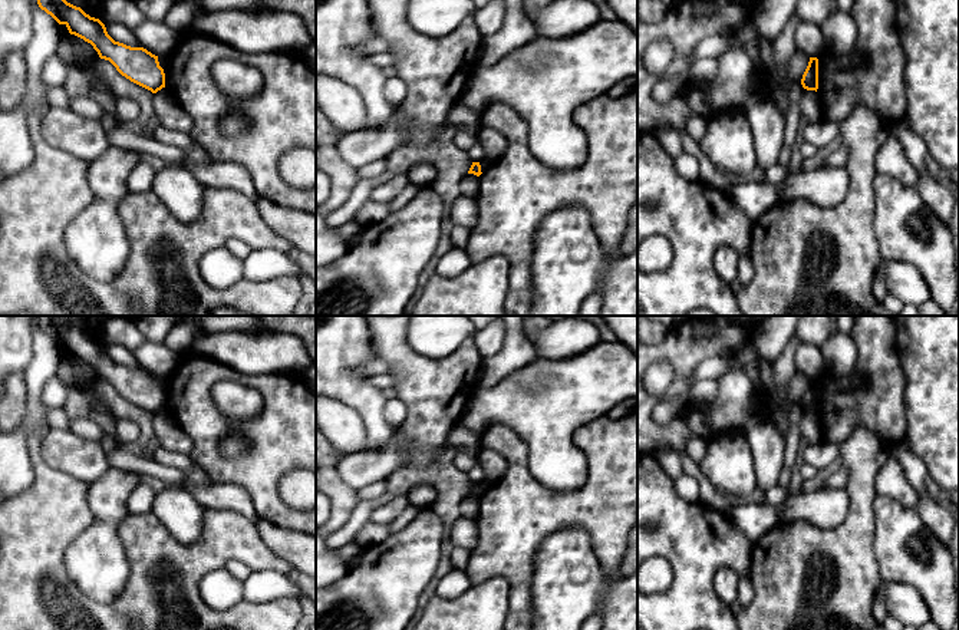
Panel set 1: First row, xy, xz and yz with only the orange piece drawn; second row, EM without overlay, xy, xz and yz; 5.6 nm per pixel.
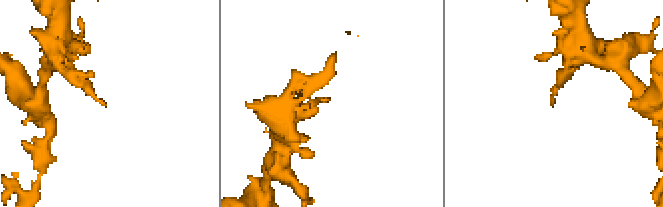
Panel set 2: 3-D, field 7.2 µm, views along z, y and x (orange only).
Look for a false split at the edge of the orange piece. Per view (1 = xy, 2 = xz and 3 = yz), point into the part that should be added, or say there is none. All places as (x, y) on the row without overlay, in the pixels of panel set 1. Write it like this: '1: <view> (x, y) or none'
1: none
2: none
3: none

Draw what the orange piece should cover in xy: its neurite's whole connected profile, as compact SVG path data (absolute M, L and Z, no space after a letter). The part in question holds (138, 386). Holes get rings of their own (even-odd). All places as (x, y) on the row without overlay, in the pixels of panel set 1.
M36 316L36 321L39 329L59 346L65 346L70 356L90 365L99 379L109 382L122 398L152 415L165 409L165 395L158 377L144 369L115 363L99 340L67 324L62 316Z

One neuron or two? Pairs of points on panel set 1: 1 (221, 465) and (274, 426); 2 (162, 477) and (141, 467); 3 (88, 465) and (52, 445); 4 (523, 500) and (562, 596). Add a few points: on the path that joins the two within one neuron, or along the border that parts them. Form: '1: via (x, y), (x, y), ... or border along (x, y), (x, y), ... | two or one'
1: via (236, 465), (243, 465), (267, 441) | one
2: via (157, 472), (147, 468) | one
3: via (79, 458), (61, 449) | one
4: border along (572, 527), (543, 540), (533, 576) | two

